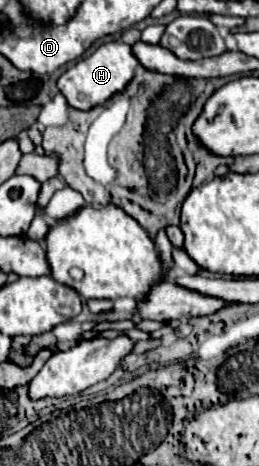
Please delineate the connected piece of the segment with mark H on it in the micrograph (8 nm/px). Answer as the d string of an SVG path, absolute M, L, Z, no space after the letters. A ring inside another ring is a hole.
M121 40L107 42L107 44L101 44L91 56L81 58L69 70L65 70L57 80L57 88L61 90L61 94L65 96L69 106L87 112L87 110L107 102L113 94L121 92L127 86L127 82L133 78L137 66L139 66L139 62L131 54L131 48L125 42L121 42Z

